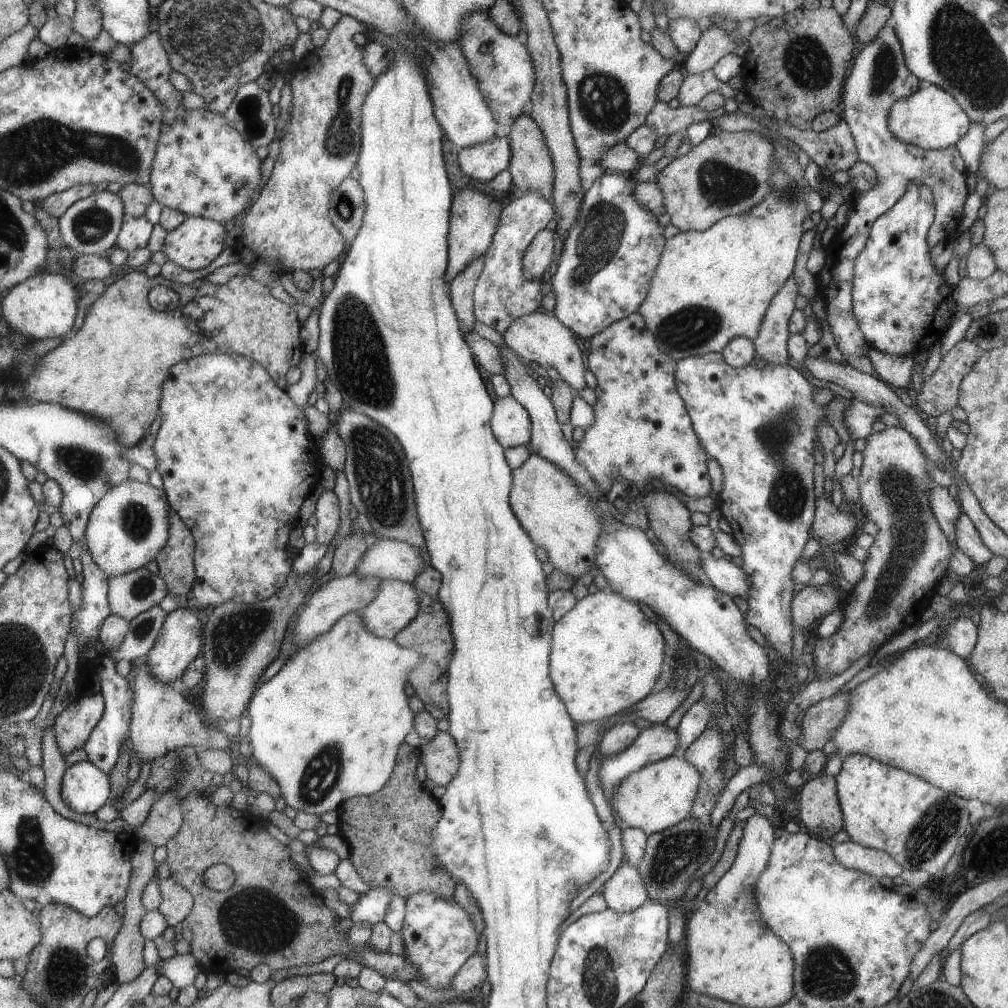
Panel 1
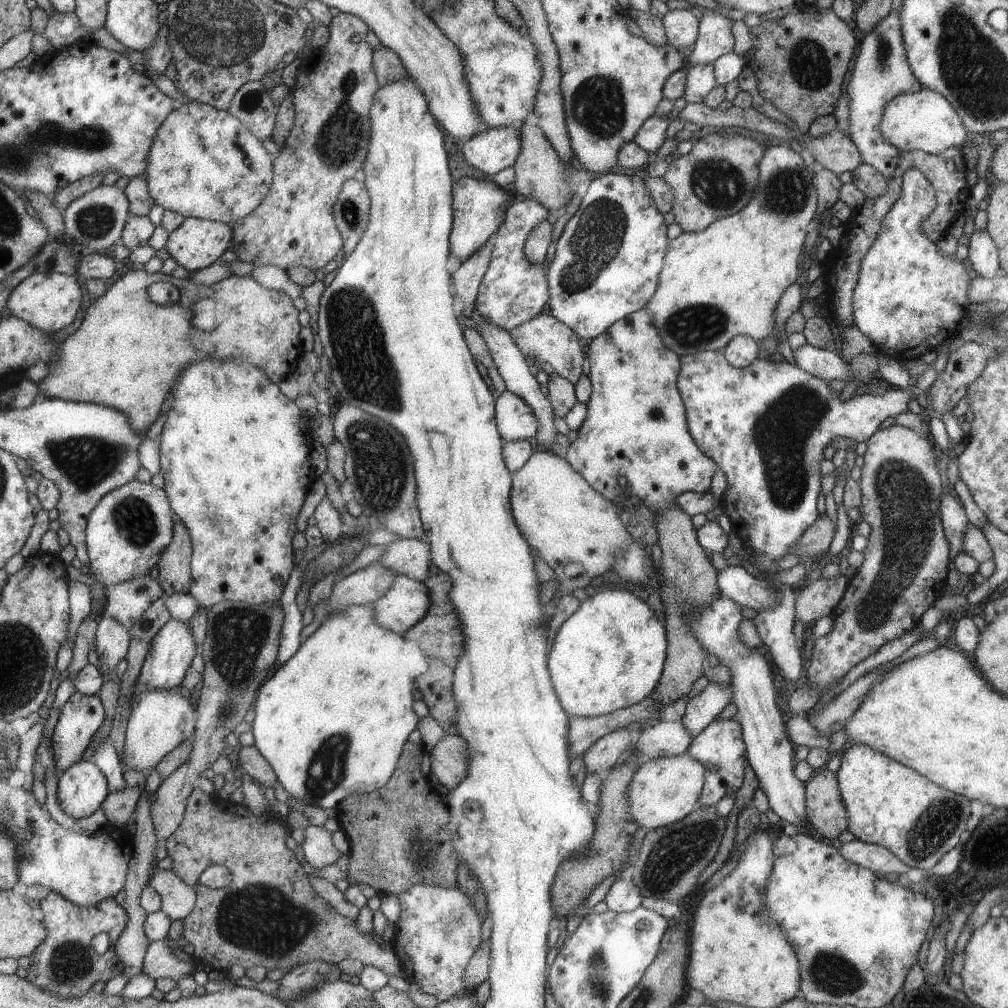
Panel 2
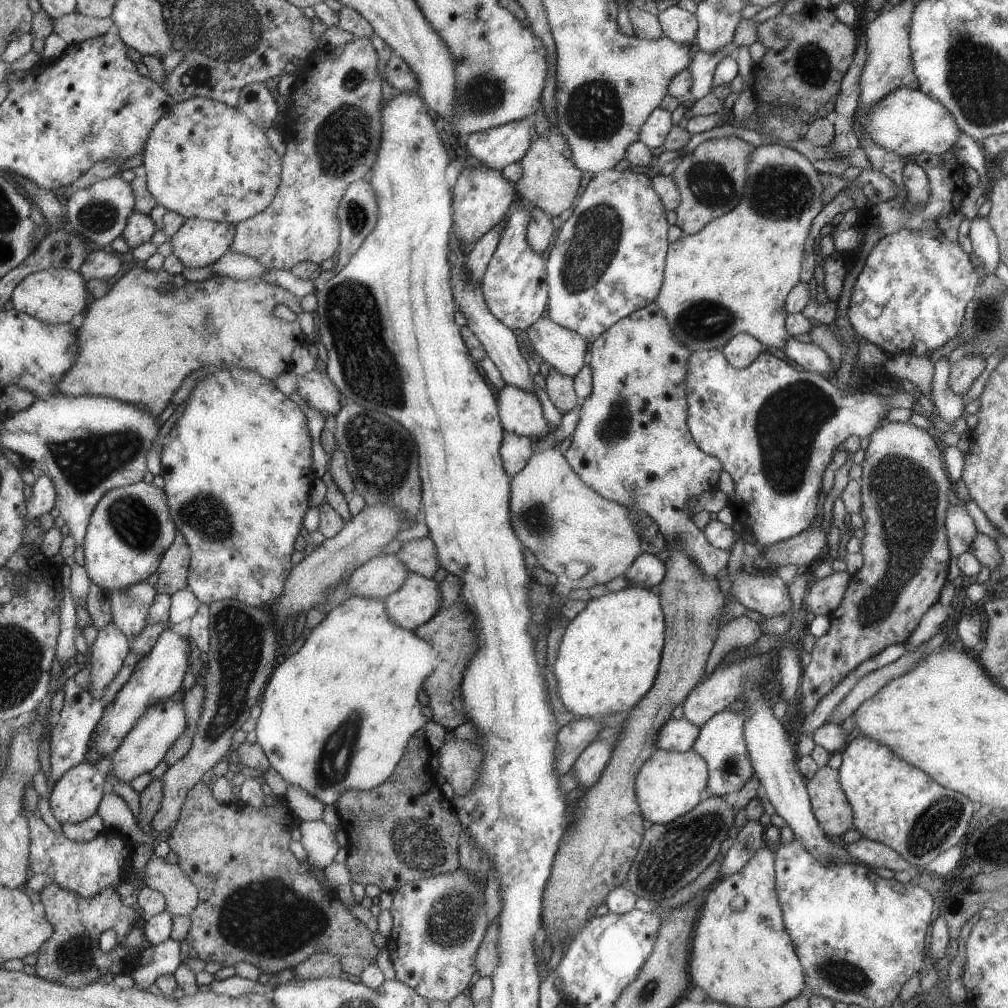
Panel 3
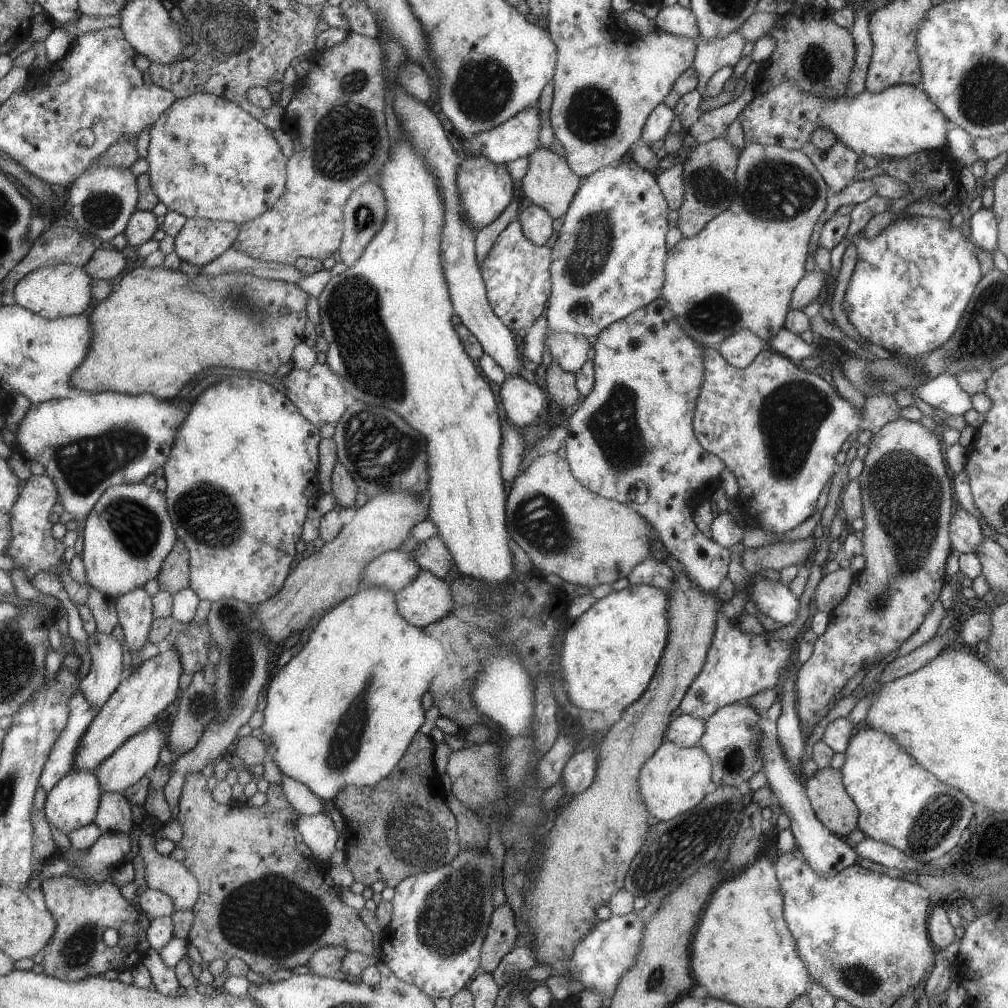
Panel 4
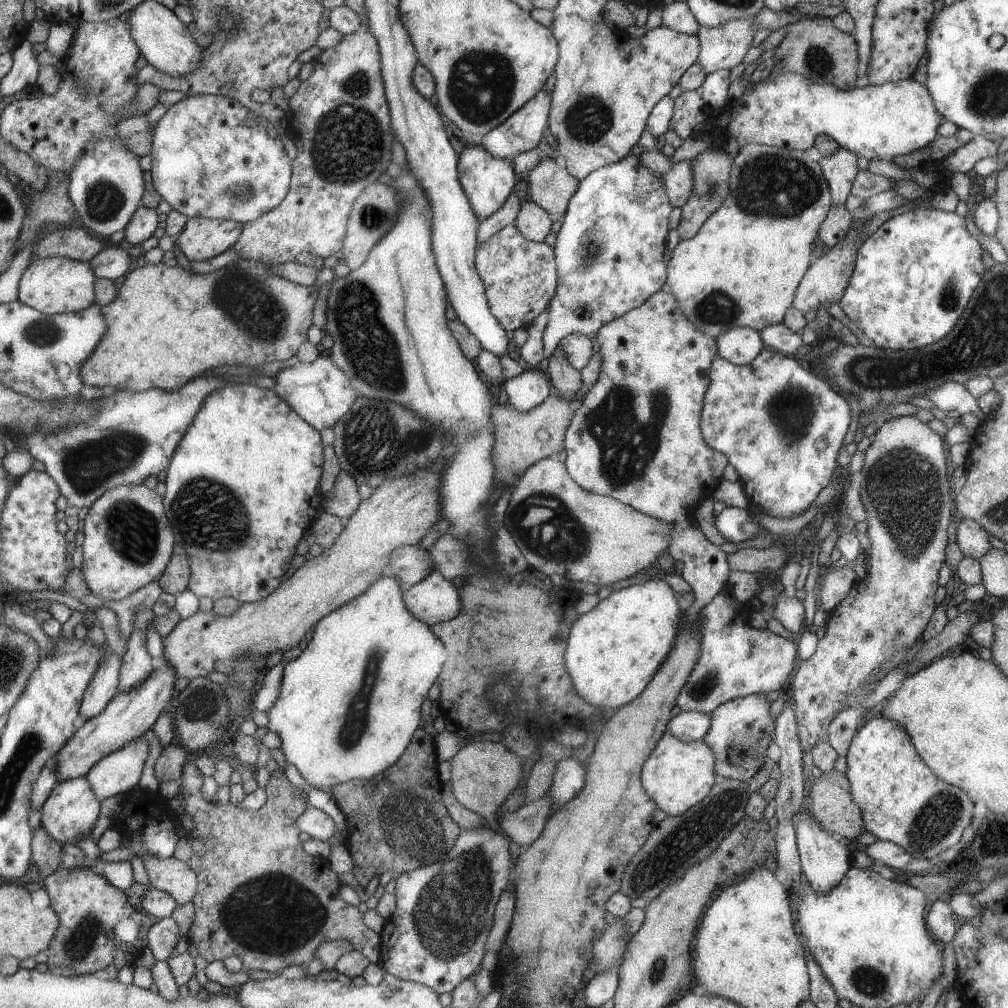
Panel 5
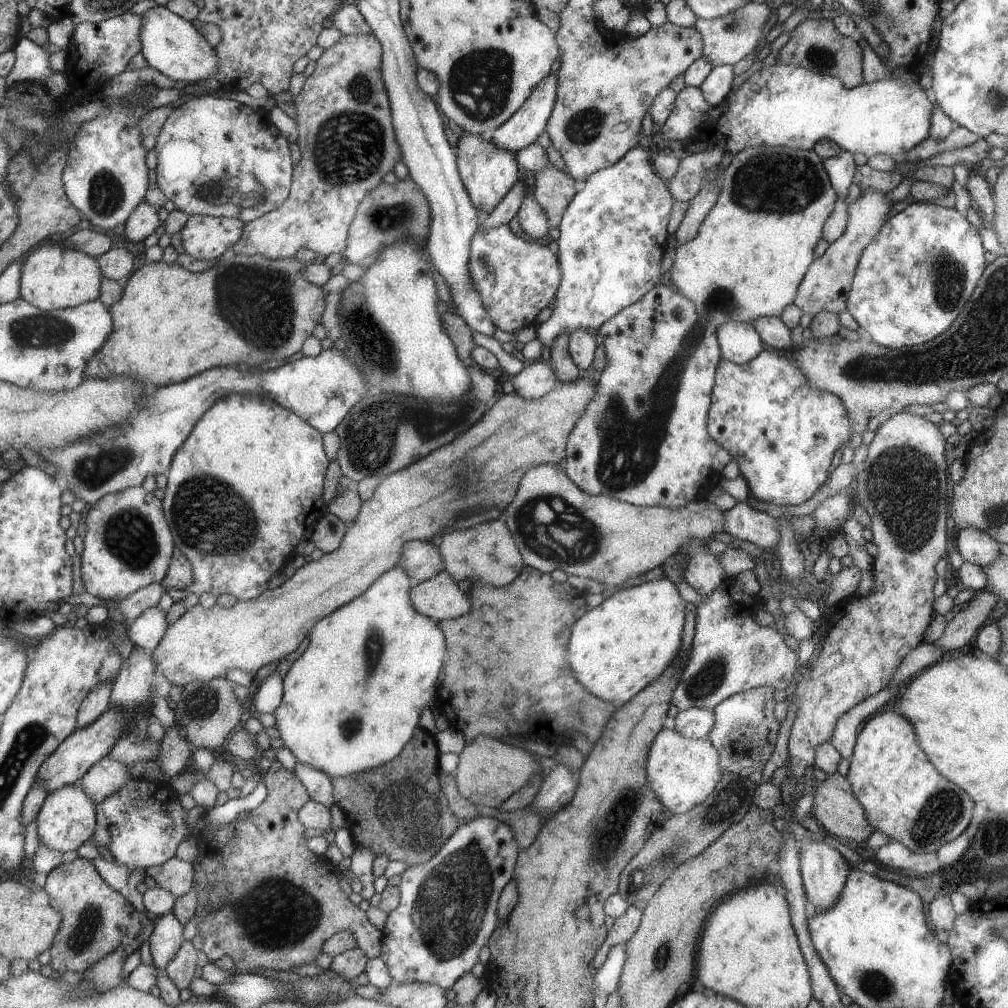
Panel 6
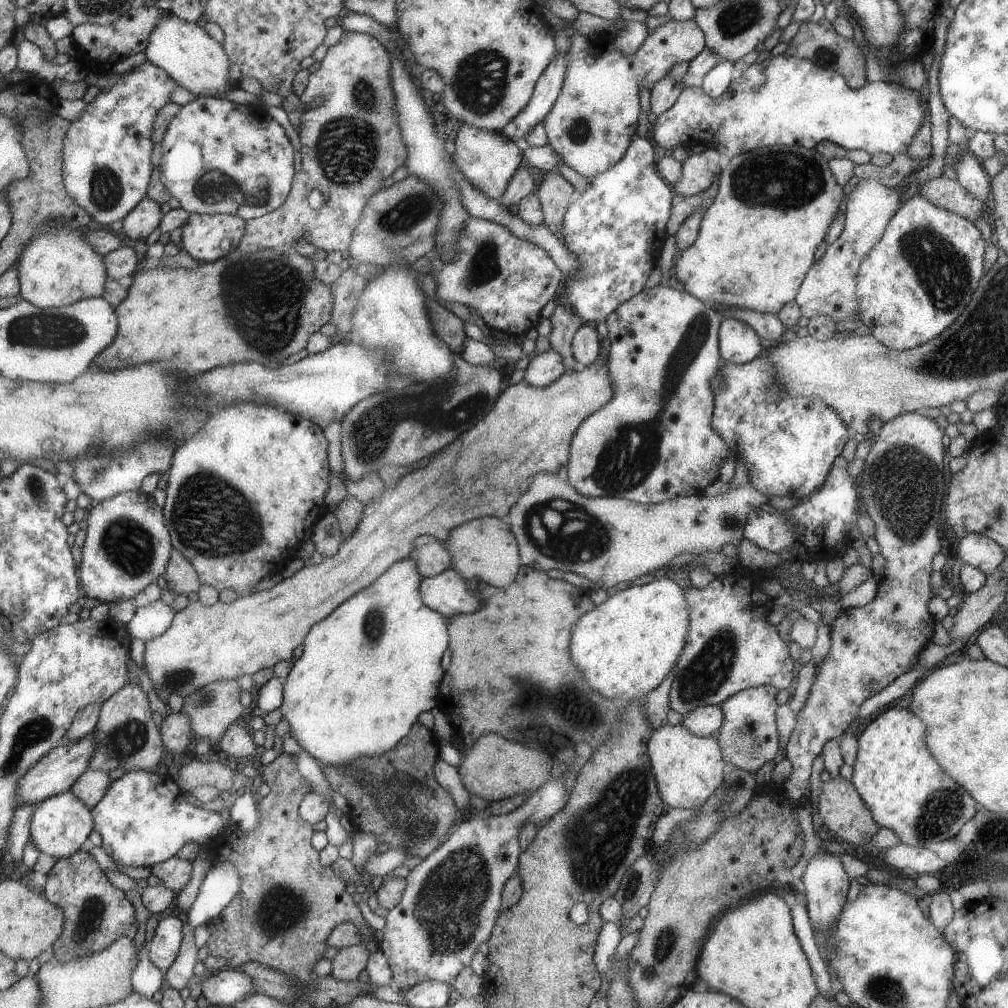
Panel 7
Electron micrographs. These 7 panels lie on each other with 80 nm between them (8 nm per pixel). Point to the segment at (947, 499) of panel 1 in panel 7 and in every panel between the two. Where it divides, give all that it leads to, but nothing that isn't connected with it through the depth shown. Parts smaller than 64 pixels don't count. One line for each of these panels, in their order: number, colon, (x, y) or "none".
2: (954, 522)
3: (960, 528)
4: (965, 534)
5: (973, 541)
6: (975, 546)
7: (979, 551)

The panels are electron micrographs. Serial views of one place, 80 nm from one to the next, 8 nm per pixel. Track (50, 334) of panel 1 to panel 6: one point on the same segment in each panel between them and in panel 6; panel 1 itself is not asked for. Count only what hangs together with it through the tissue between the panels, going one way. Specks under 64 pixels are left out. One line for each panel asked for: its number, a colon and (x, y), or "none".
2: (50, 301)
3: (56, 295)
4: (56, 291)
5: (54, 285)
6: (54, 277)

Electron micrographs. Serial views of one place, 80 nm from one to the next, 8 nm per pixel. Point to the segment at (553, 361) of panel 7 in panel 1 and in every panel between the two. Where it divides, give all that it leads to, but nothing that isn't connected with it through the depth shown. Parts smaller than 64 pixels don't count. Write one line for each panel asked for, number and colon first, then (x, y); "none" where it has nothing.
1: (510, 424)
2: (515, 420)
3: (520, 410)
4: (522, 402)
5: (527, 389)
6: (537, 377)

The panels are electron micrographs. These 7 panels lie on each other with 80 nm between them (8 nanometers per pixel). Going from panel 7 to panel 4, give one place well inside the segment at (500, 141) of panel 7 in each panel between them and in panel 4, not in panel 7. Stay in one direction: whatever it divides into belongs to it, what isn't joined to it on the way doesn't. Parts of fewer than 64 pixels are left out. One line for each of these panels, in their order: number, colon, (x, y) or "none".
4: (485, 188)
5: (486, 180)
6: (487, 172)

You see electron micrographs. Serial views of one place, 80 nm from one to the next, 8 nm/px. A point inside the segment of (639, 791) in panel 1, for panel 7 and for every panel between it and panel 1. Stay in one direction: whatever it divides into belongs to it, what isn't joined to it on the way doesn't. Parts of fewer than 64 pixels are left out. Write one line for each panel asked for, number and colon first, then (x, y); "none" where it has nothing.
2: (663, 790)
3: (669, 784)
4: (674, 779)
5: (678, 774)
6: (682, 772)
7: (688, 769)

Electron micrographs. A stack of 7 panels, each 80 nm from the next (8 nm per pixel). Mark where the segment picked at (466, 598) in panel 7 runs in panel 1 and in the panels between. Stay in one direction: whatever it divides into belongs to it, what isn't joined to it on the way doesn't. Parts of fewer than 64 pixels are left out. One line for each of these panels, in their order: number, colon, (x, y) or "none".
1: (395, 607)
2: (407, 601)
3: (418, 599)
4: (427, 598)
5: (434, 599)
6: (440, 597)

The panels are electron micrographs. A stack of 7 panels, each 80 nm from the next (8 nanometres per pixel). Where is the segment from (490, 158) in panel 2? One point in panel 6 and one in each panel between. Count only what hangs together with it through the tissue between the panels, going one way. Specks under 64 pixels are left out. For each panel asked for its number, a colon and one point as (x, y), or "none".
3: (498, 146)
4: (516, 137)
5: (521, 132)
6: (521, 129)

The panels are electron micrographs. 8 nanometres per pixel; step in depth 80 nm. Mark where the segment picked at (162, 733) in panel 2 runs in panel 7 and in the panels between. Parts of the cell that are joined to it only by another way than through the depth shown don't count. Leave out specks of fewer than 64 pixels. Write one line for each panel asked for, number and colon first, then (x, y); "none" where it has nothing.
3: (146, 746)
4: (138, 757)
5: (119, 773)
6: (106, 777)
7: (90, 788)

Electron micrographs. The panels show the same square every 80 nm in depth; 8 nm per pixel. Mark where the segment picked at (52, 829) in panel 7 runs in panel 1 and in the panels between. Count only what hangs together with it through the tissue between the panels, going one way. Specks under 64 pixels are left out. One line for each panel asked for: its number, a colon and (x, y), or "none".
1: (85, 788)
2: (81, 790)
3: (77, 796)
4: (74, 802)
5: (72, 811)
6: (69, 817)

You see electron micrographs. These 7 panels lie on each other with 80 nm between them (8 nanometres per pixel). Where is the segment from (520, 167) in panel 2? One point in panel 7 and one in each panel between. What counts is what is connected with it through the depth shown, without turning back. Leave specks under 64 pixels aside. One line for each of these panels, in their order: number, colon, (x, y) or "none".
3: (549, 181)
4: (549, 183)
5: (549, 185)
6: (554, 189)
7: (554, 191)

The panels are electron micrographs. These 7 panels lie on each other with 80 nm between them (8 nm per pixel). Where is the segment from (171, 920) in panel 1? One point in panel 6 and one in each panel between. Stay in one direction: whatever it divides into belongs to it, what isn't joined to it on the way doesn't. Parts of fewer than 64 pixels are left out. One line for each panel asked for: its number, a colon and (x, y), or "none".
2: (179, 899)
3: (182, 894)
4: (173, 877)
5: (178, 878)
6: (176, 875)

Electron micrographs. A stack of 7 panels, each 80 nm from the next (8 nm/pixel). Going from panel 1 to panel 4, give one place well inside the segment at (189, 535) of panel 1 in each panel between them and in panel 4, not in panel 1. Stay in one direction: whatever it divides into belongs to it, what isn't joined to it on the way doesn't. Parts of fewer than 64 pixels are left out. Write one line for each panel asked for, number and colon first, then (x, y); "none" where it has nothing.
2: (175, 568)
3: (174, 572)
4: (175, 576)

